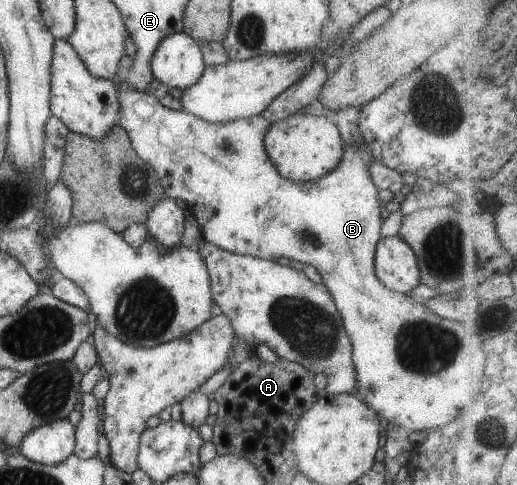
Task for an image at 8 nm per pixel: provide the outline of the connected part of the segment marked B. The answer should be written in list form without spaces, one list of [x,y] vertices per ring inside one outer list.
[[[124,78],[120,83],[120,88],[117,90],[117,93],[120,107],[117,123],[128,133],[132,149],[135,149],[136,153],[138,153],[148,165],[151,165],[152,169],[157,173],[158,179],[160,179],[160,185],[164,188],[166,198],[181,200],[185,204],[185,207],[190,207],[190,209],[194,211],[200,233],[202,233],[202,237],[205,241],[230,253],[269,260],[288,257],[290,260],[301,261],[305,265],[313,266],[318,270],[318,273],[324,280],[325,286],[334,298],[338,311],[342,314],[344,327],[352,344],[352,359],[355,365],[357,387],[361,399],[363,399],[378,416],[384,417],[389,425],[397,425],[398,427],[406,429],[409,433],[413,431],[428,432],[429,430],[439,428],[440,426],[446,425],[449,421],[456,419],[461,414],[461,410],[468,405],[474,404],[476,406],[479,404],[482,384],[487,377],[488,353],[486,340],[484,337],[480,337],[480,333],[478,333],[478,325],[468,322],[454,322],[440,317],[440,315],[436,315],[436,313],[430,311],[425,304],[414,301],[412,296],[408,297],[408,294],[398,293],[397,291],[392,291],[384,287],[378,277],[376,277],[374,267],[375,249],[376,244],[381,238],[380,230],[385,216],[385,210],[378,199],[380,190],[374,185],[372,175],[370,175],[370,171],[368,171],[370,163],[374,163],[374,155],[372,155],[372,151],[368,149],[368,145],[366,145],[365,142],[360,143],[358,147],[350,147],[350,145],[344,143],[344,154],[342,154],[339,164],[336,165],[332,171],[318,179],[312,179],[306,182],[295,182],[281,176],[276,166],[270,161],[265,148],[264,139],[265,134],[268,133],[268,129],[270,129],[271,123],[264,115],[260,114],[248,117],[248,119],[228,121],[228,123],[210,123],[191,113],[186,113],[184,110],[168,109],[165,105],[162,105],[160,99],[155,99],[152,93],[132,89],[132,85],[128,85],[128,81],[125,81]]]

